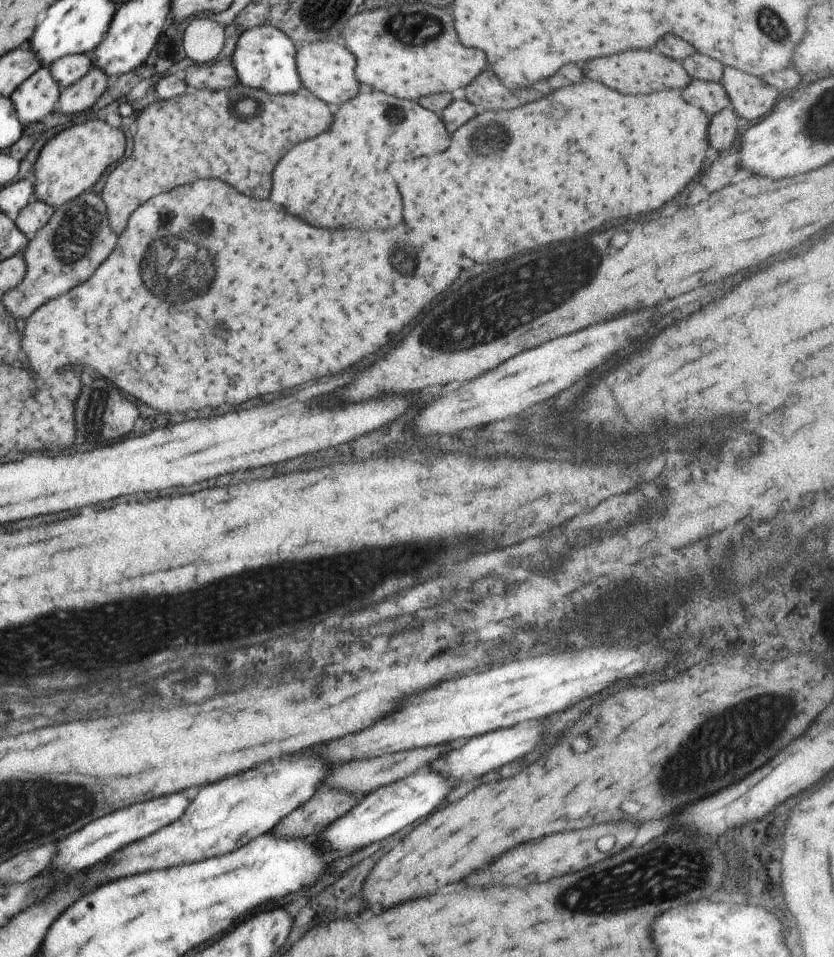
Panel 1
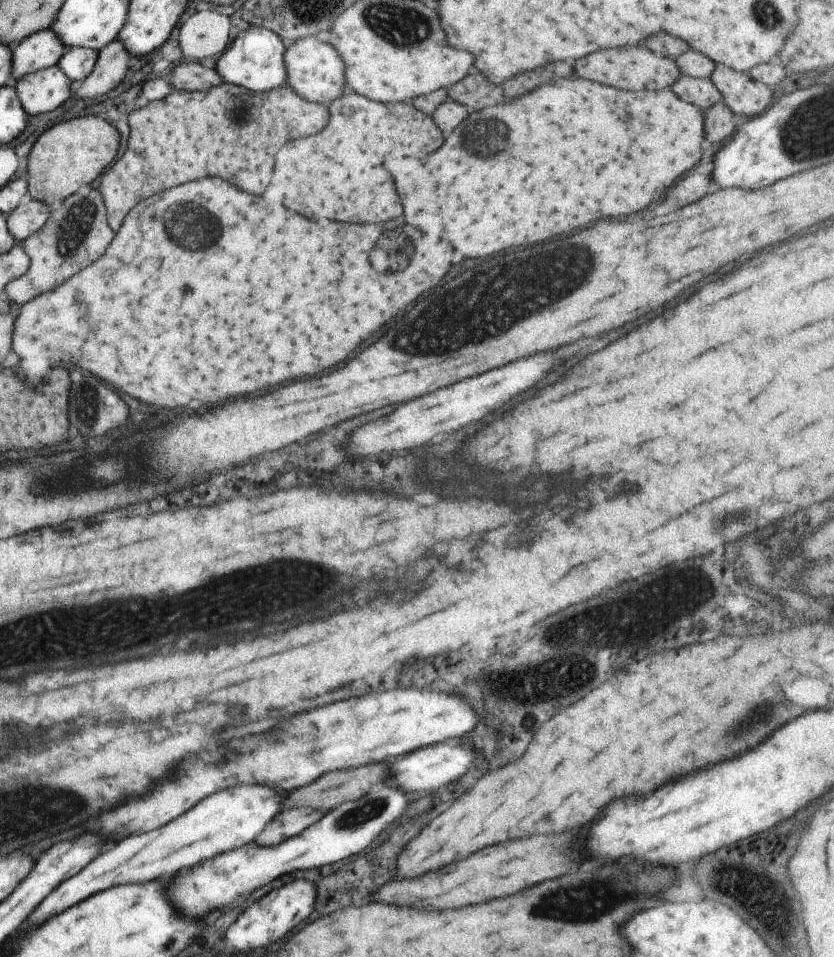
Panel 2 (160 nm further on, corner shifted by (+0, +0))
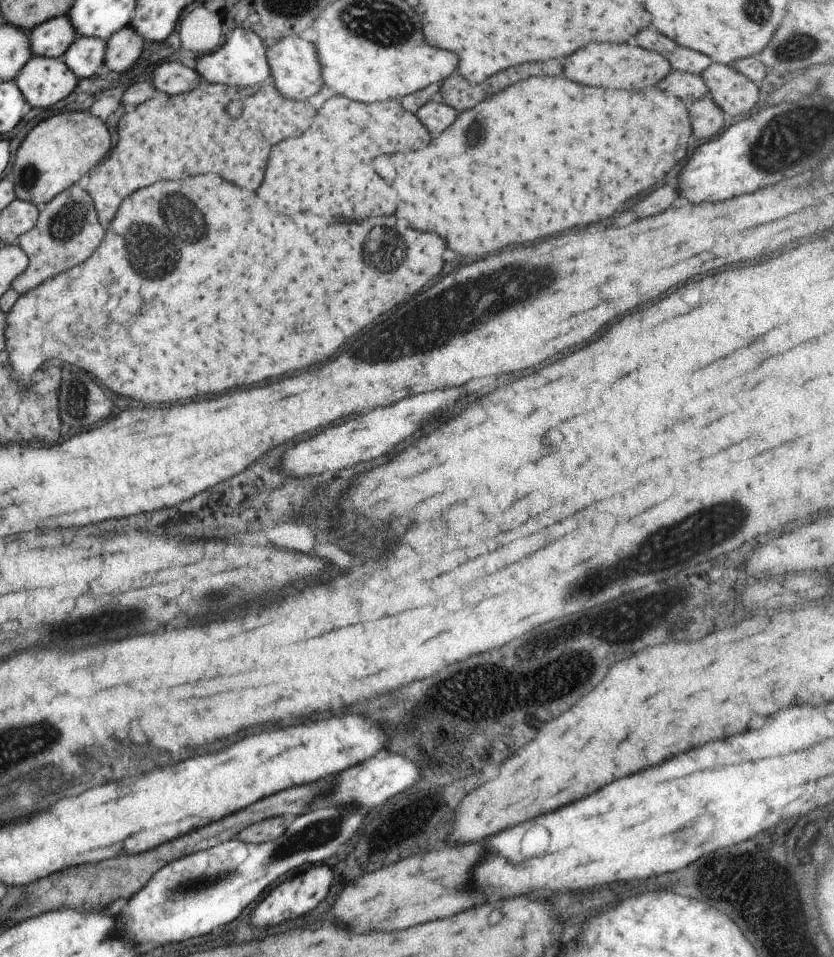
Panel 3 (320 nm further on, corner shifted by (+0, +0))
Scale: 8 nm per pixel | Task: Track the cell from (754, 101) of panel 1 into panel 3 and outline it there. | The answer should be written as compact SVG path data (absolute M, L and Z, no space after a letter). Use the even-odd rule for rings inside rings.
M714 63L700 74L713 101L730 116L758 108L759 84L724 63Z

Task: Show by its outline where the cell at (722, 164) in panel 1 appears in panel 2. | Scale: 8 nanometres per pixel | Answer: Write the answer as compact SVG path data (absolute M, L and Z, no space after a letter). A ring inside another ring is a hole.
M724 143L711 144L709 148L704 150L702 160L696 164L696 168L692 168L692 172L688 172L686 178L680 178L672 190L676 204L684 206L690 202L700 200L704 194L708 194L712 190L712 158L724 146Z

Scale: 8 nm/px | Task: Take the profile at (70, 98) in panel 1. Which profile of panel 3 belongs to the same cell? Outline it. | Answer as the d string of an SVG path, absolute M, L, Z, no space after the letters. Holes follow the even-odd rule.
M130 25L121 28L107 40L105 66L114 72L128 70L140 58L145 38Z

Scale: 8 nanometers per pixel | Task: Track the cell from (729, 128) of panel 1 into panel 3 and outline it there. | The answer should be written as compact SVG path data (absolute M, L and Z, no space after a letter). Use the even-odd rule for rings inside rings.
M709 94L691 102L688 110L690 110L692 132L694 132L696 138L700 138L700 141L709 141L718 133L722 133L722 127L724 126L723 110Z

